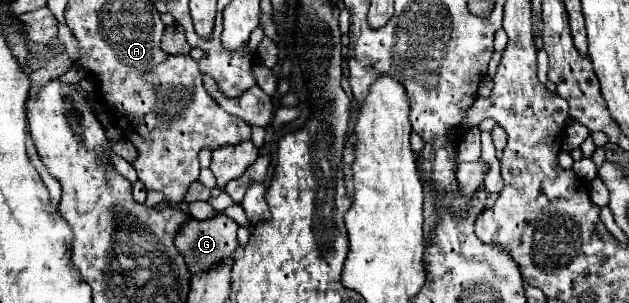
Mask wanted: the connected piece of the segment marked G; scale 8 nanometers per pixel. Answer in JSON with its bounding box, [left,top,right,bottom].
[176,213,238,273]

